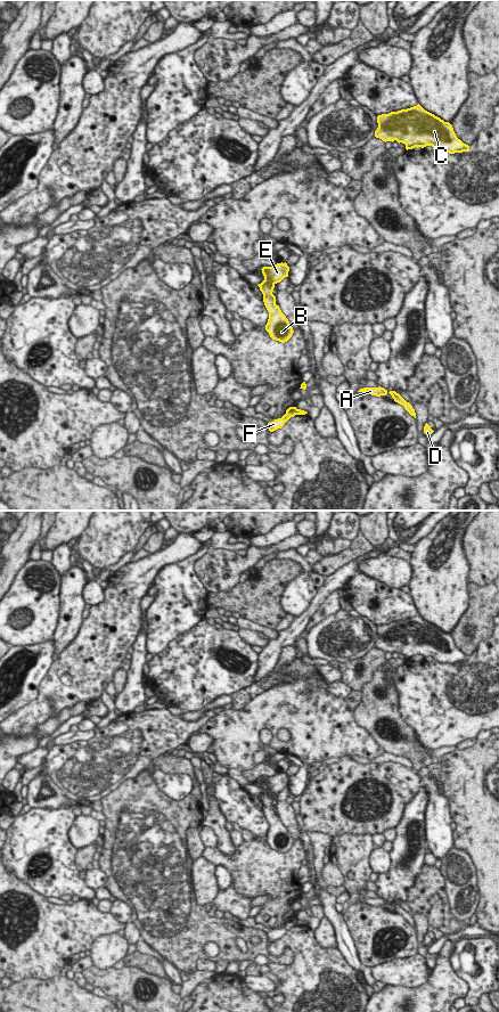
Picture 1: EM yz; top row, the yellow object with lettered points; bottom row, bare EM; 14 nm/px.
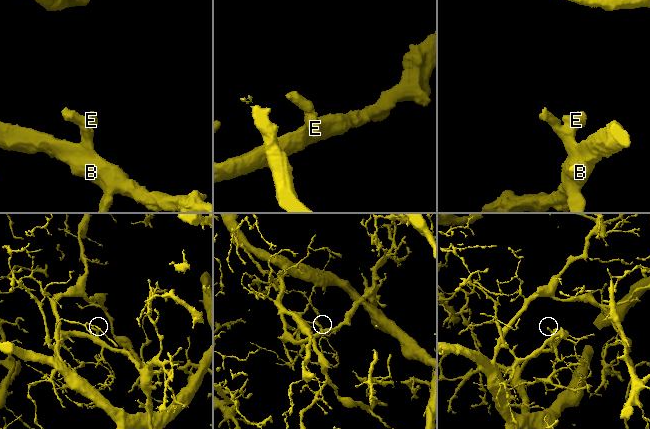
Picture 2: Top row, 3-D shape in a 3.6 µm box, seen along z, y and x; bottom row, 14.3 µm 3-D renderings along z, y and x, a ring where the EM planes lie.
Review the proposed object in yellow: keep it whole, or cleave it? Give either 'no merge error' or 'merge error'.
merge error

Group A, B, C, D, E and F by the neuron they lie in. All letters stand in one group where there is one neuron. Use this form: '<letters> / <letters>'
A C D / B E F

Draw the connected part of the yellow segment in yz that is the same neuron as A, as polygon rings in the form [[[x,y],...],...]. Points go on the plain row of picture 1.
[[[363,898],[360,899],[358,903],[366,903],[368,905],[371,906],[376,906],[376,907],[381,907],[381,906],[386,906],[387,904],[390,904],[392,906],[392,908],[394,909],[395,913],[402,915],[404,917],[404,920],[416,929],[416,923],[415,920],[412,919],[412,916],[407,913],[399,904],[396,904],[395,901],[387,901],[384,898]]]

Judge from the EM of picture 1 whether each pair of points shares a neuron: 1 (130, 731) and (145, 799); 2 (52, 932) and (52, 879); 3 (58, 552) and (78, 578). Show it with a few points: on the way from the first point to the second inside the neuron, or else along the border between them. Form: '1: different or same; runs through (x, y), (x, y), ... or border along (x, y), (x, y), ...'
1: different; border along (116, 788), (147, 769), (160, 790)
2: different; border along (23, 881), (46, 897)
3: different; border along (72, 565), (62, 578)

